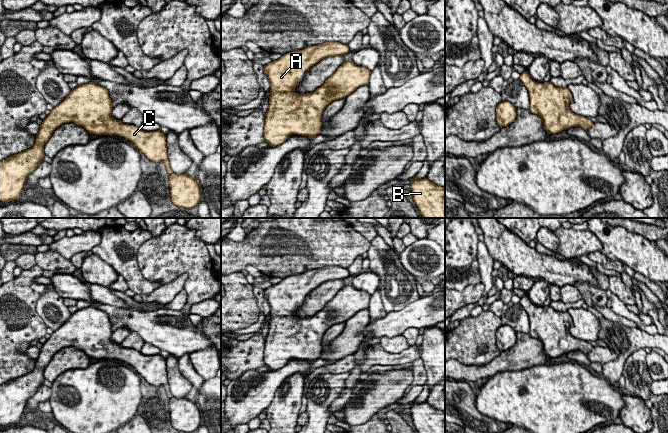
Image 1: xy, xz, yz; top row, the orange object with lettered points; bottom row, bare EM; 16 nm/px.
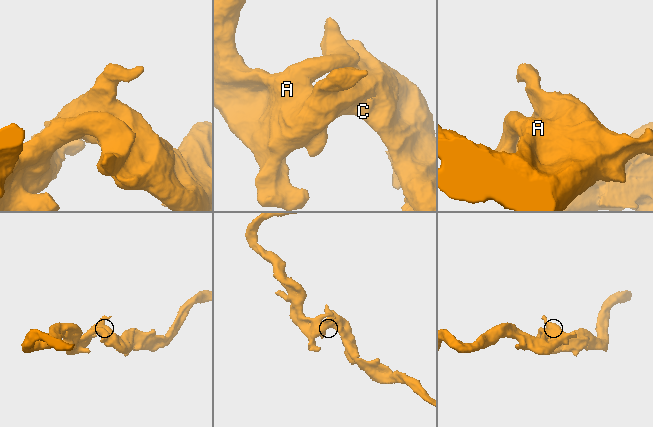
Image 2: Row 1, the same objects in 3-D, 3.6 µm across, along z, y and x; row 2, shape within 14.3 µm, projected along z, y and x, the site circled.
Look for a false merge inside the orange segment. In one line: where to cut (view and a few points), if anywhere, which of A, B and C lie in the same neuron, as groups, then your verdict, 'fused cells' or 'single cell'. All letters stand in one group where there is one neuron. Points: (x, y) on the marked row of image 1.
no cut | A B C | single cell

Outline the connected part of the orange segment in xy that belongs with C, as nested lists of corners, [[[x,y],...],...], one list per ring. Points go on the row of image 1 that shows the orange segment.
[[[97,83],[78,85],[43,120],[32,148],[0,161],[0,201],[21,198],[26,179],[43,161],[44,145],[56,128],[74,122],[90,134],[117,135],[131,141],[152,162],[163,162],[169,173],[170,197],[174,205],[191,209],[201,200],[196,177],[175,174],[169,164],[166,135],[160,130],[146,132],[111,116],[109,92]]]

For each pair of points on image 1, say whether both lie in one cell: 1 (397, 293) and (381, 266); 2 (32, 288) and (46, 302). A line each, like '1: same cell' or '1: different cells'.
1: same cell
2: different cells

